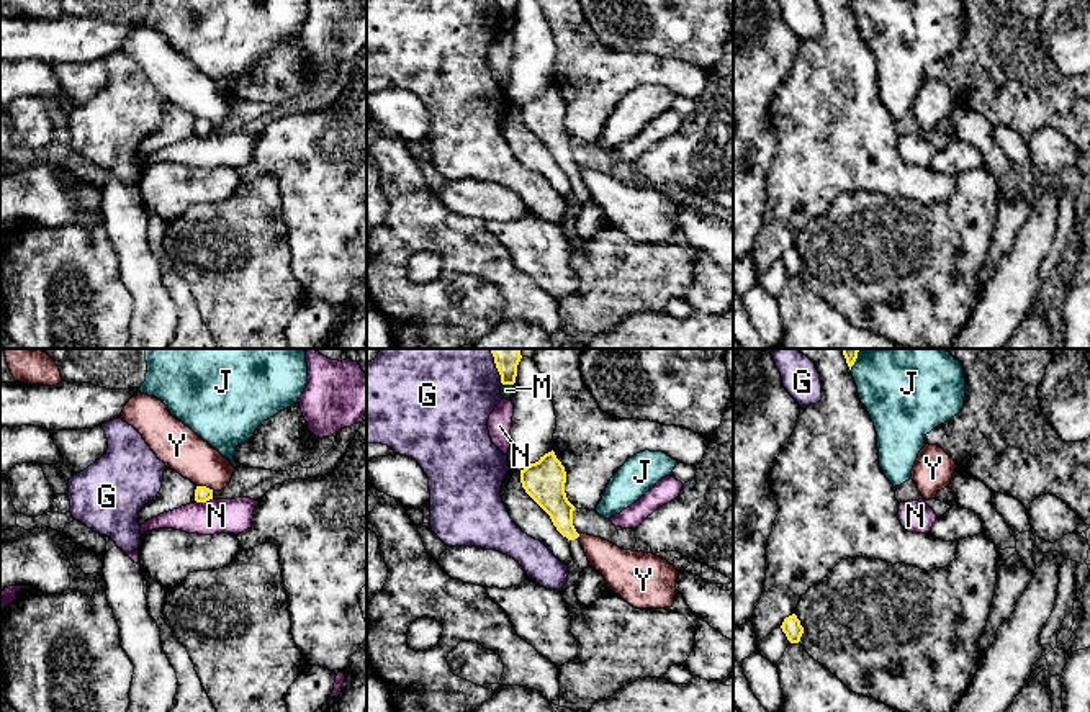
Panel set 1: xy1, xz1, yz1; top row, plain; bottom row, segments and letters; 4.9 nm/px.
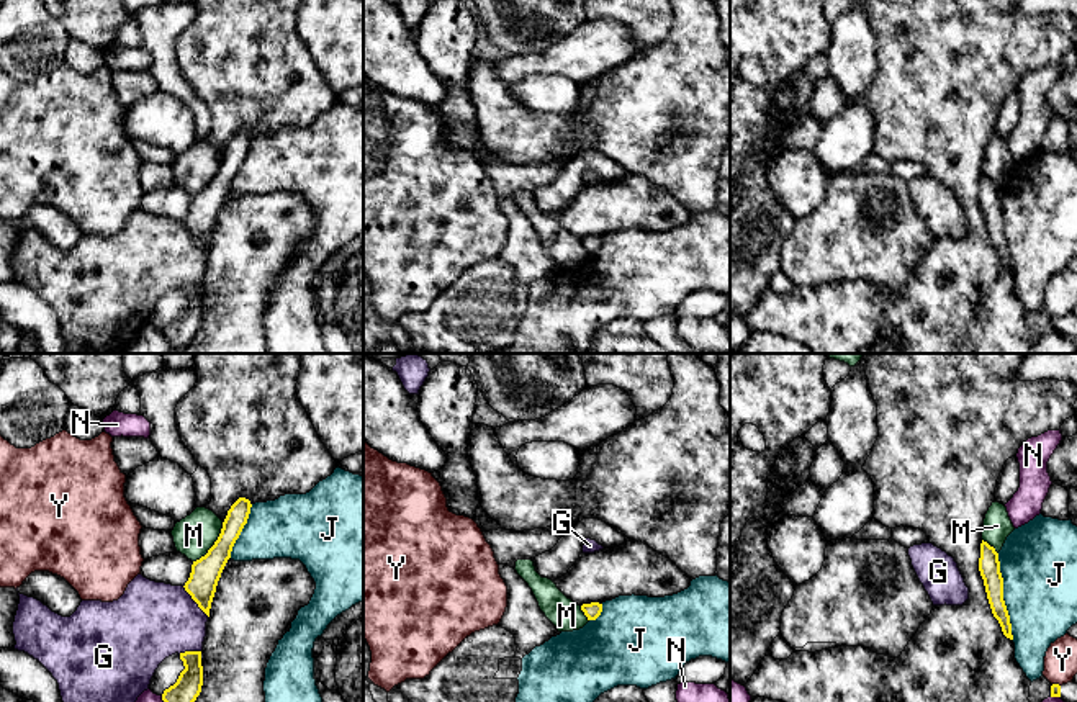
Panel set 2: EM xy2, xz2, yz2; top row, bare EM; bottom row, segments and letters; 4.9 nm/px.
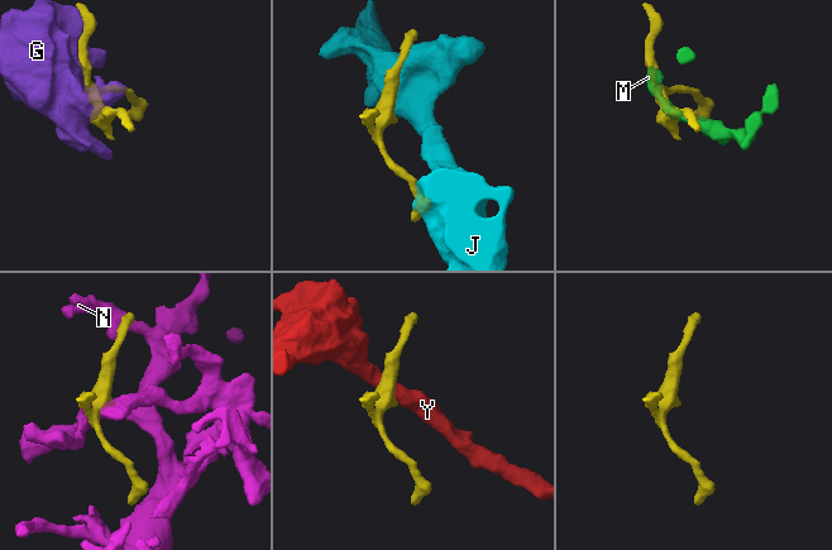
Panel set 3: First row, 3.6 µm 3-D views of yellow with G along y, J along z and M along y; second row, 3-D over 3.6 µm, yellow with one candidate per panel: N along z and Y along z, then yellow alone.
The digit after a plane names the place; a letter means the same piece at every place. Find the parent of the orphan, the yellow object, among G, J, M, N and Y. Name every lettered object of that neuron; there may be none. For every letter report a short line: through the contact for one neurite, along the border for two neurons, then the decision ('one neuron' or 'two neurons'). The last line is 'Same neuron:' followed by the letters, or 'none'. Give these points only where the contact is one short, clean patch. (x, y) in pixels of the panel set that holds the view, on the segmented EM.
G: two neurons
J: two neurons
M: two neurons
N: two neurons
Y: line xy1 (197, 485), (213, 490); two neurons
Same neuron: none

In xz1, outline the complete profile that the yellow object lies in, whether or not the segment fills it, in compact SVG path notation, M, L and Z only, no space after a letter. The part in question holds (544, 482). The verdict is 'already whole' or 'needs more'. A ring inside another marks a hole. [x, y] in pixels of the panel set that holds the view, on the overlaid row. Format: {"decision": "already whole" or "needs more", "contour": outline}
{"decision": "needs more", "contour": "M555 452L540 457L538 462L520 470L520 483L525 493L550 516L556 530L571 542L573 560L568 565L568 581L561 596L568 609L581 609L576 597L576 583L584 568L589 566L588 557L578 540L579 534L573 525L574 506L565 493L566 471Z"}

